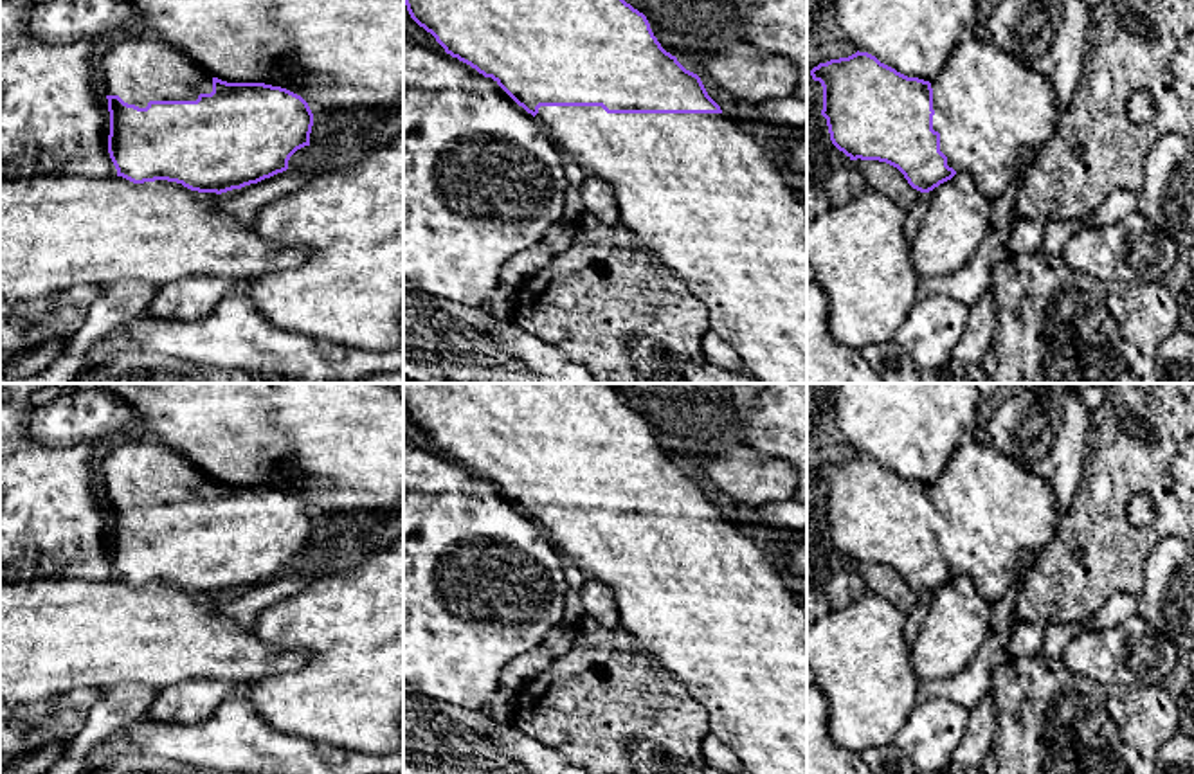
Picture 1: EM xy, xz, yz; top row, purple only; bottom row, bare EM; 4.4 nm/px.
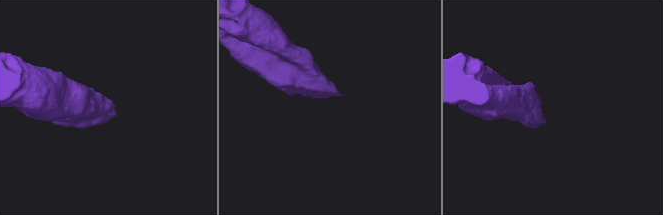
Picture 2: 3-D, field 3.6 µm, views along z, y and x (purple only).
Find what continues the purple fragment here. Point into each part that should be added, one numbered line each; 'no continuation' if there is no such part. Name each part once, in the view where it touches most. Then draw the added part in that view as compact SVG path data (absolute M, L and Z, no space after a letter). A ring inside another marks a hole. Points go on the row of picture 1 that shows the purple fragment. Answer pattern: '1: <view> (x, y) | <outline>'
1: xz (699, 193) | M540 106L535 119L549 131L567 158L576 160L589 176L611 185L620 221L679 274L690 292L706 306L710 329L728 344L746 369L762 383L807 383L807 194L798 187L737 121L724 113L607 113L602 106Z

